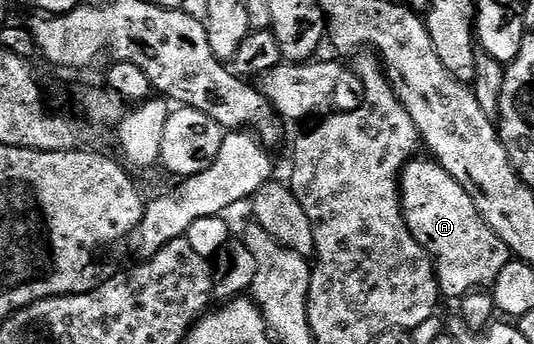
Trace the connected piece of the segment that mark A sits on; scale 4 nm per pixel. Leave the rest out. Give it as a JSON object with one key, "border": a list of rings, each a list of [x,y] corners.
{"border":[[[413,158],[400,173],[400,207],[404,210],[404,223],[412,236],[424,246],[426,253],[432,256],[441,296],[445,300],[460,301],[474,289],[491,288],[502,269],[510,262],[510,252],[502,237],[498,237],[498,233],[486,225],[470,193],[466,193],[466,189],[462,189],[462,185],[458,185],[458,181],[454,181],[454,177],[450,177],[450,173],[446,173],[439,163],[420,158]]]}

